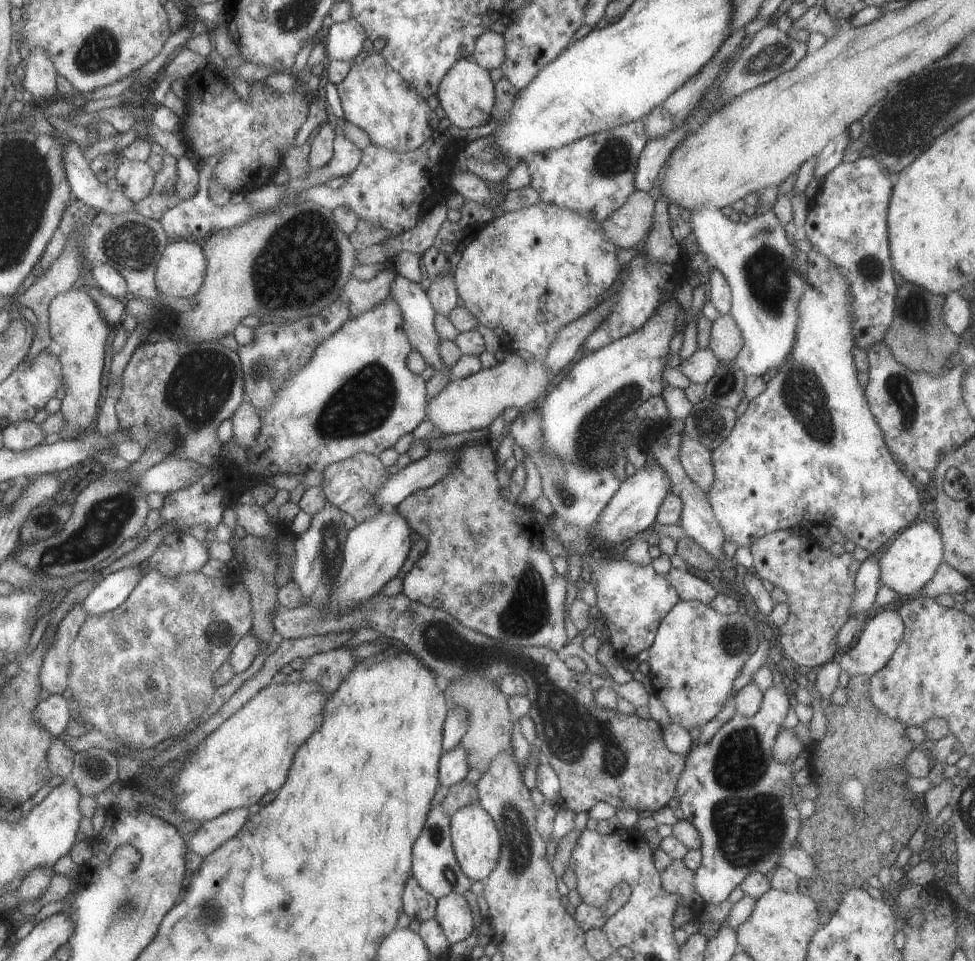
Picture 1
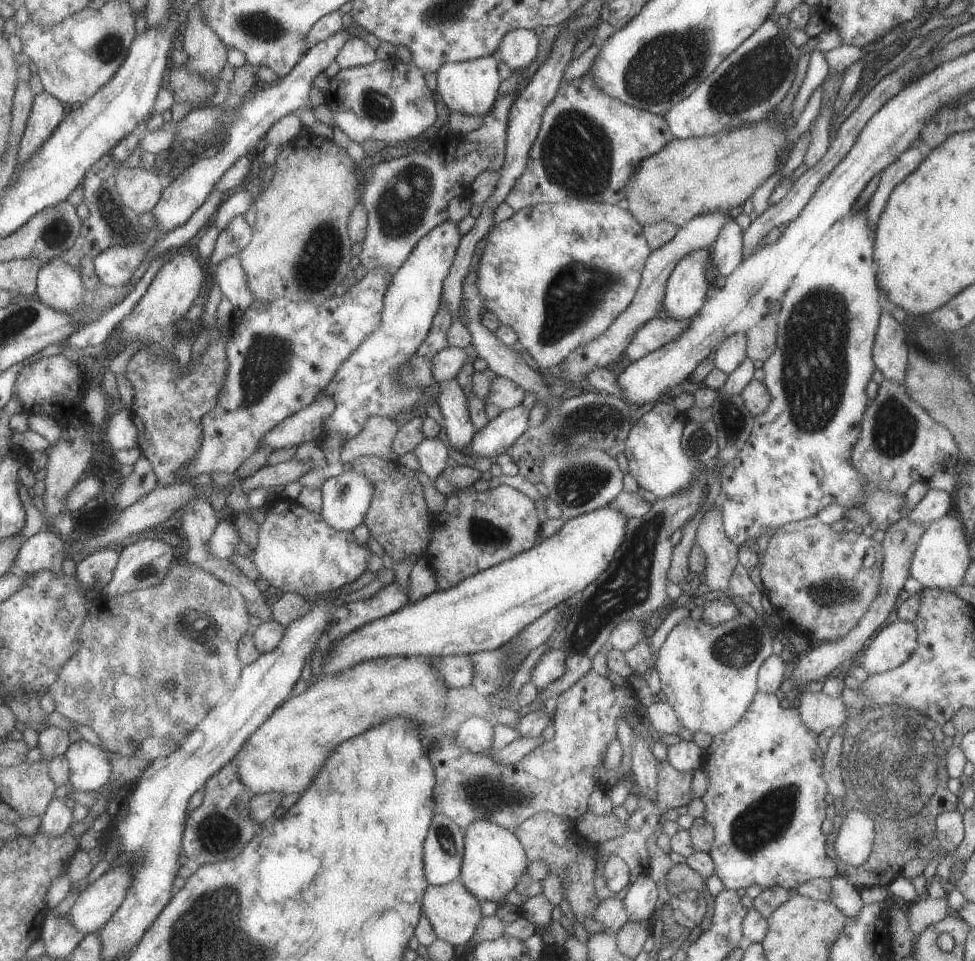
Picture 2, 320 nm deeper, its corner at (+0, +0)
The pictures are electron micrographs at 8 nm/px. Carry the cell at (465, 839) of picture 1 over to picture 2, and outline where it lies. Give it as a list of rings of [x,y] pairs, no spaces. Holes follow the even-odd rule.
[[[487,820],[471,822],[462,833],[464,854],[458,879],[479,903],[485,900],[501,903],[504,896],[515,888],[523,870],[526,870],[529,865],[521,844],[513,831]]]

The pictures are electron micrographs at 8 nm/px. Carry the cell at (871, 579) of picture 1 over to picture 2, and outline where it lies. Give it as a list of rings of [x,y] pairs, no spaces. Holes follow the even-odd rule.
[[[929,489],[925,496],[915,504],[910,512],[905,516],[909,522],[915,524],[929,524],[942,518],[951,504],[951,494],[941,490]]]

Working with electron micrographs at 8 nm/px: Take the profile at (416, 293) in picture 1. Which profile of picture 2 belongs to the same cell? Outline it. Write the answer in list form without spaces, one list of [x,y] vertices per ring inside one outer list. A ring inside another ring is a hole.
[[[455,379],[442,381],[437,398],[439,411],[443,416],[443,428],[447,437],[448,448],[465,453],[475,434],[466,408],[463,390]]]

